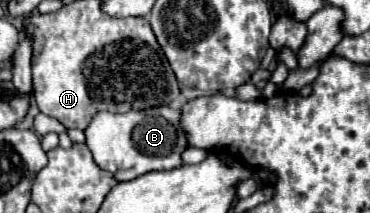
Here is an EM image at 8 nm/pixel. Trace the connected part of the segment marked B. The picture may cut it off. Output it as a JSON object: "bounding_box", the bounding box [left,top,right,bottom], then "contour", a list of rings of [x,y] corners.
{"bounding_box":[84,106,190,182],"contour":[[[156,106],[148,110],[130,110],[124,114],[96,112],[84,130],[86,146],[96,164],[114,172],[118,182],[134,180],[152,170],[172,170],[182,166],[182,152],[190,146],[188,136],[180,126],[182,110],[174,106]]]}

